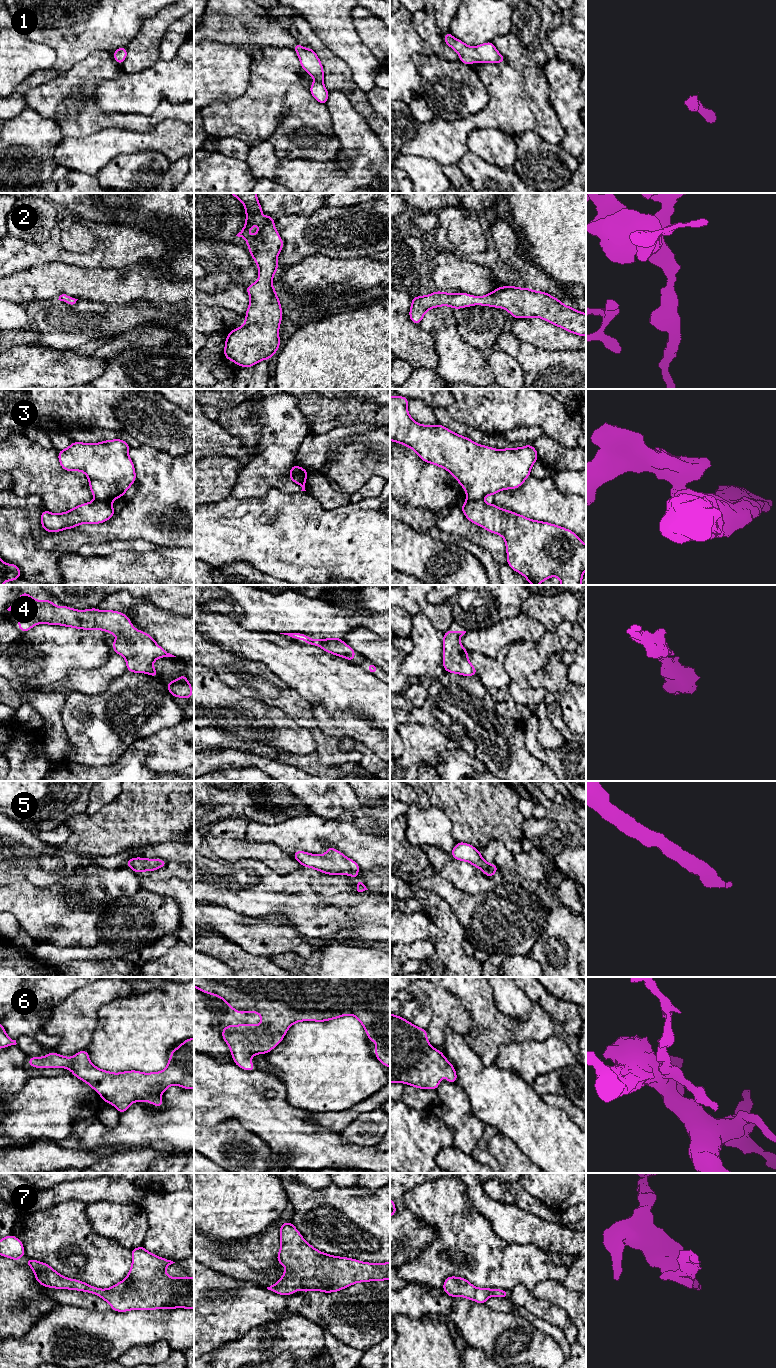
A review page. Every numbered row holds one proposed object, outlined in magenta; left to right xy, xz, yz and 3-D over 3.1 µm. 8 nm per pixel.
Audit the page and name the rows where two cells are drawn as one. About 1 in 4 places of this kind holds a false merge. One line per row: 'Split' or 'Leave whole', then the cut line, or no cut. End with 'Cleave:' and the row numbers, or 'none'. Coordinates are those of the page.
1: Leave whole. No split
2: Leave whole. No split
3: Split. Split along xz (301, 468), (303, 471), (298, 475), (298, 481), (304, 487)
4: Leave whole. No split
5: Leave whole. No split
6: Leave whole. No split
7: Leave whole. No split
Cleave: 3

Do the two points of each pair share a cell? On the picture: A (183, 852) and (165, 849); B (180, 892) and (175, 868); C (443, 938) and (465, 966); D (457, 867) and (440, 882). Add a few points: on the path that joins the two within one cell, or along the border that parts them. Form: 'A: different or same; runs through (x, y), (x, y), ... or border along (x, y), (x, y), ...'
A: same; runs through (179, 852), (169, 851)
B: different; border along (176, 876), (183, 880)
C: same; runs through (448, 945), (448, 949), (458, 959)
D: different; border along (437, 873), (464, 891)

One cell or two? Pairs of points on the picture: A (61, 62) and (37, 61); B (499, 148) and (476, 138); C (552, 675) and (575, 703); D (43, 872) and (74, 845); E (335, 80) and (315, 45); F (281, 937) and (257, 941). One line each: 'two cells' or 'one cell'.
A: two cells
B: one cell
C: one cell
D: two cells
E: one cell
F: one cell

